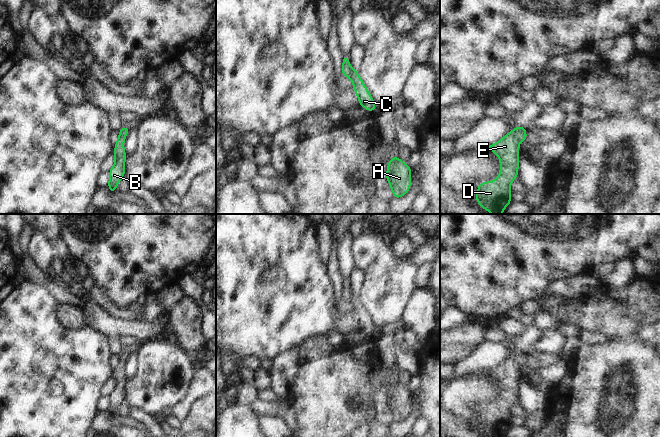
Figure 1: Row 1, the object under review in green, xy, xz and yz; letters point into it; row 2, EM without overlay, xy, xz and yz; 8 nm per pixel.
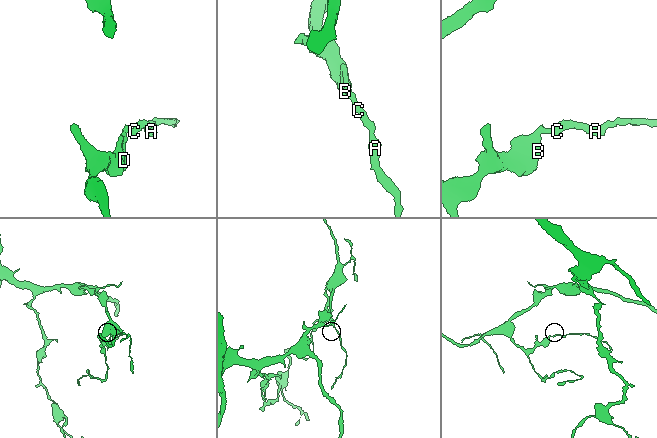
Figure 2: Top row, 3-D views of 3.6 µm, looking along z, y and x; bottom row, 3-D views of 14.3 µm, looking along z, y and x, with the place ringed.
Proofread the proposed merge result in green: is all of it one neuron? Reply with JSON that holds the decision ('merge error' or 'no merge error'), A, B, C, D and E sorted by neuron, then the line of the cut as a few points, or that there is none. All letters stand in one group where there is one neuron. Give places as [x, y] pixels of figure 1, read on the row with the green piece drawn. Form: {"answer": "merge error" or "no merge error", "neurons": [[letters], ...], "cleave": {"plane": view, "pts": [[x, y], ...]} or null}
{"answer": "no merge error", "neurons": [["A", "B", "C", "D", "E"]], "cleave": null}

